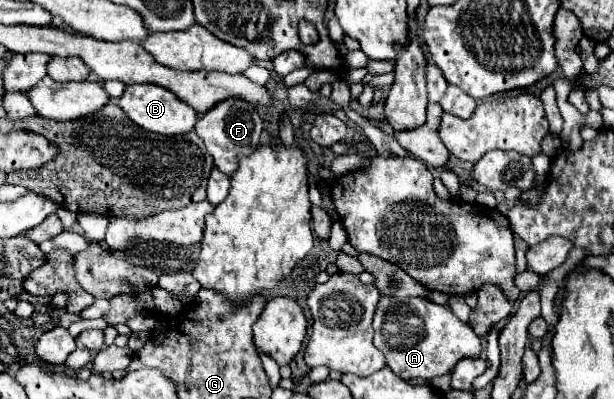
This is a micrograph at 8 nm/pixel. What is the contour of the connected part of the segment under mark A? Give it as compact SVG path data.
M381 297L373 319L375 339L373 345L385 355L387 367L393 369L401 379L435 379L451 373L457 361L481 355L481 339L473 329L457 319L449 307L437 305L429 299L395 299Z

